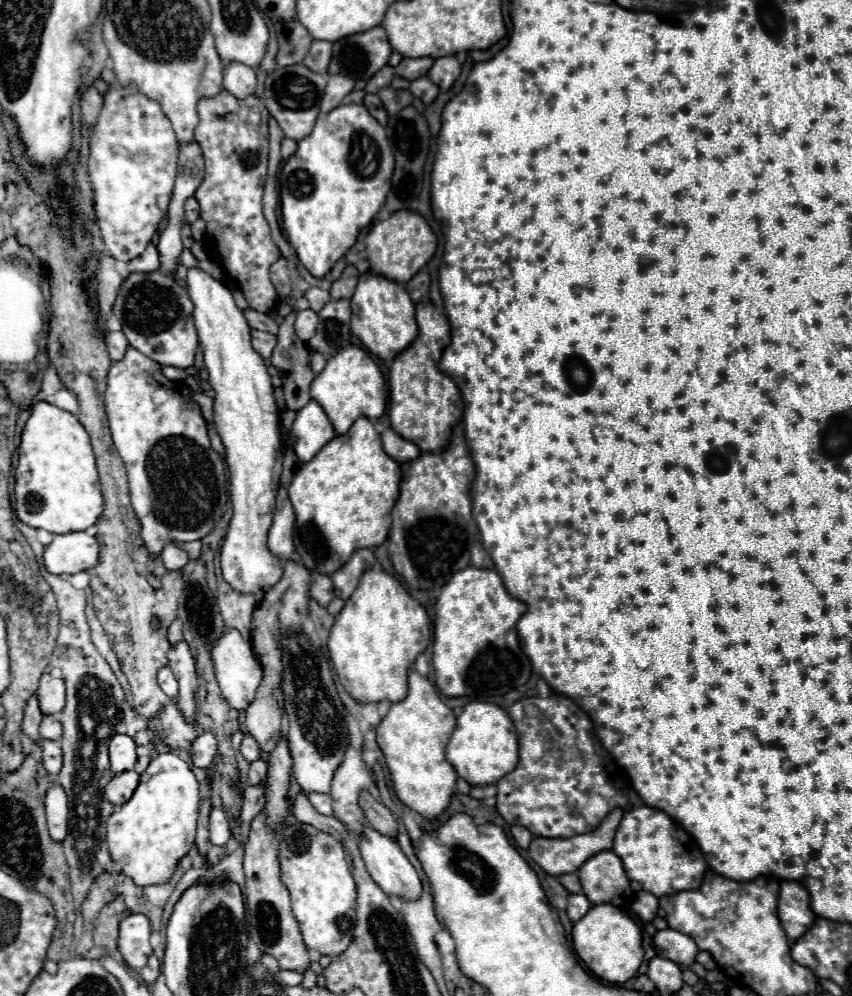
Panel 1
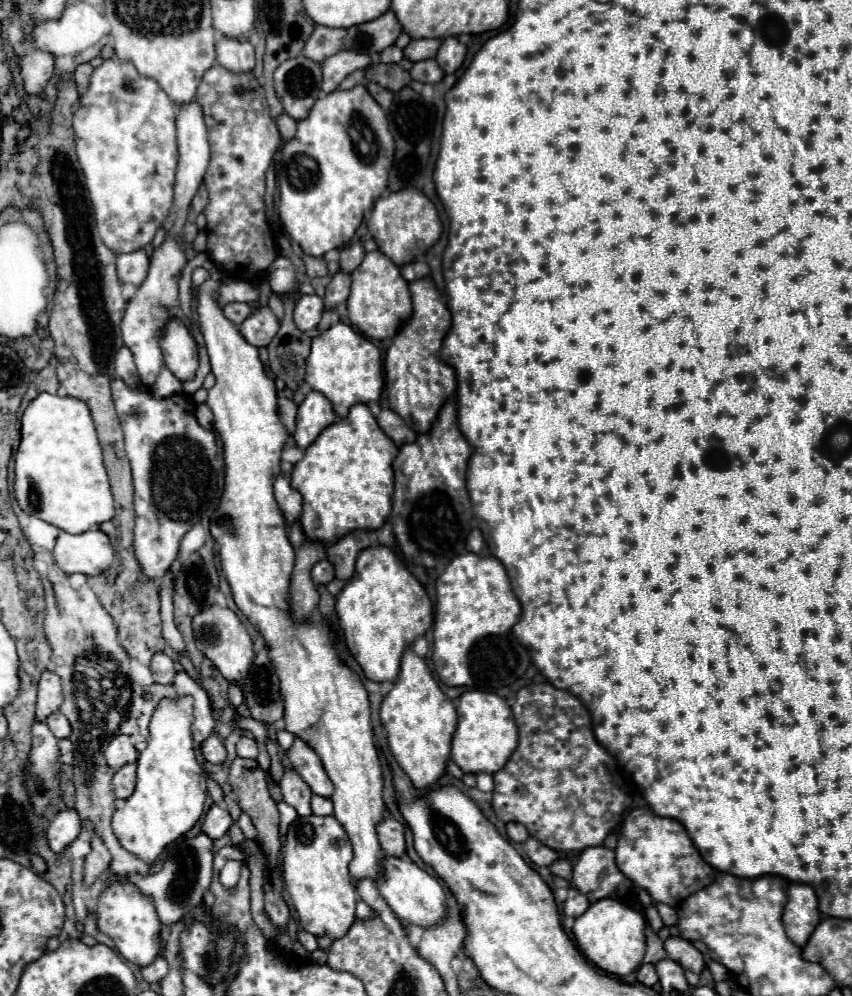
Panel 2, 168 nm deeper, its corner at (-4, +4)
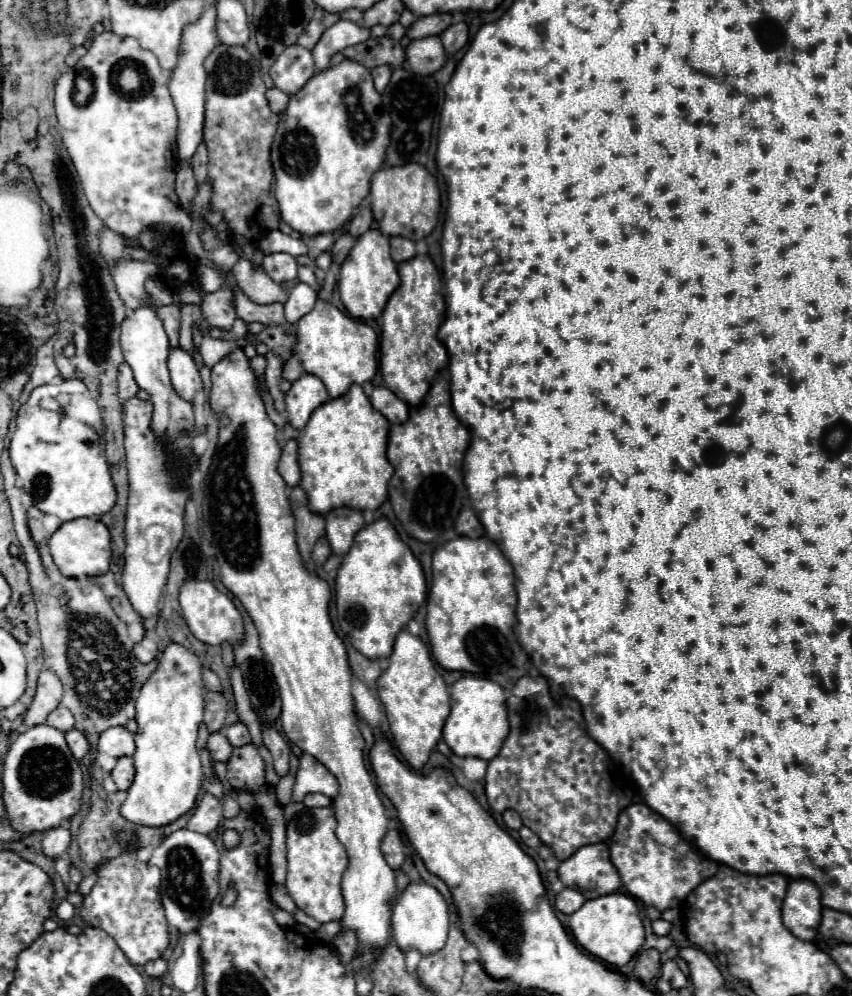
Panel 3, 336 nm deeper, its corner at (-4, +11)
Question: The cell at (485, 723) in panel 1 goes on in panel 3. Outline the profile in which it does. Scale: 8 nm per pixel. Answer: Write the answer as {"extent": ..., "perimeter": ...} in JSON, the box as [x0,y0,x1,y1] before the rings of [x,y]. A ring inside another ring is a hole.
{"extent":[444,675,508,759],"perimeter":[[[464,675],[452,685],[452,711],[444,725],[444,741],[458,757],[494,759],[508,737],[508,709],[504,689],[482,677]]]}

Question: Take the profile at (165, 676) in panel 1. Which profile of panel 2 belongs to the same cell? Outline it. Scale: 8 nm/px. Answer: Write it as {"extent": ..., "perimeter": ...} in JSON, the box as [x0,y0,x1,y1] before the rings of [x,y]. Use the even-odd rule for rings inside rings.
{"extent":[150,654,176,684],"perimeter":[[[154,654],[152,662],[150,662],[150,670],[154,676],[154,682],[158,684],[172,684],[176,670],[174,670],[174,662],[166,656],[166,654]]]}

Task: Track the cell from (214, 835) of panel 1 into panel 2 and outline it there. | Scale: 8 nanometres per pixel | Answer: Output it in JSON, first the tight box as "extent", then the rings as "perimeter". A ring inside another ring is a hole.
{"extent":[202,804,232,840],"perimeter":[[[214,804],[214,806],[208,810],[208,814],[204,816],[202,832],[208,834],[212,840],[216,840],[216,838],[222,838],[222,836],[228,832],[230,826],[232,826],[230,814]]]}

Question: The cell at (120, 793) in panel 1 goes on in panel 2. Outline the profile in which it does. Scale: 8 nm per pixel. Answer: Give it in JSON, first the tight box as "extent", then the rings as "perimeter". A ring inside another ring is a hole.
{"extent":[112,764,136,798],"perimeter":[[[124,764],[112,778],[116,798],[128,798],[136,786],[136,764]]]}

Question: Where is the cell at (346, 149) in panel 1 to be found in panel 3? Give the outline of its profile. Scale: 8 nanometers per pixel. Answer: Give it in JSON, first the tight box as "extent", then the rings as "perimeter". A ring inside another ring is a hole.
{"extent":[272,61,390,237],"perimeter":[[[342,61],[340,65],[336,67],[330,67],[328,71],[322,71],[318,75],[314,75],[296,95],[290,97],[290,103],[286,107],[284,113],[278,115],[278,131],[276,131],[276,137],[274,137],[274,143],[272,143],[272,165],[274,165],[274,177],[276,177],[276,189],[274,189],[274,197],[278,201],[278,207],[280,207],[280,217],[298,233],[306,235],[306,237],[316,237],[316,235],[322,235],[322,233],[332,233],[332,231],[338,231],[342,229],[354,215],[354,207],[358,207],[362,203],[362,199],[370,193],[370,179],[372,175],[382,167],[384,163],[384,155],[386,155],[386,149],[390,145],[390,115],[384,111],[382,107],[382,97],[380,93],[374,89],[374,83],[372,83],[372,77],[370,77],[370,71],[366,67],[360,67],[360,63],[352,63],[352,61]]]}

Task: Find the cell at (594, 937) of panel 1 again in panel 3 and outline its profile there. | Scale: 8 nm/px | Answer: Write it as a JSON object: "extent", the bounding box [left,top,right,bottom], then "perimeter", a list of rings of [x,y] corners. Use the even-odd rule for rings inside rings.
{"extent":[570,893,644,967],"perimeter":[[[610,893],[596,899],[590,899],[580,907],[580,911],[570,915],[570,929],[576,941],[594,957],[614,965],[622,967],[626,965],[642,947],[644,943],[644,925],[640,919],[640,909],[634,897],[628,897],[626,893]]]}

